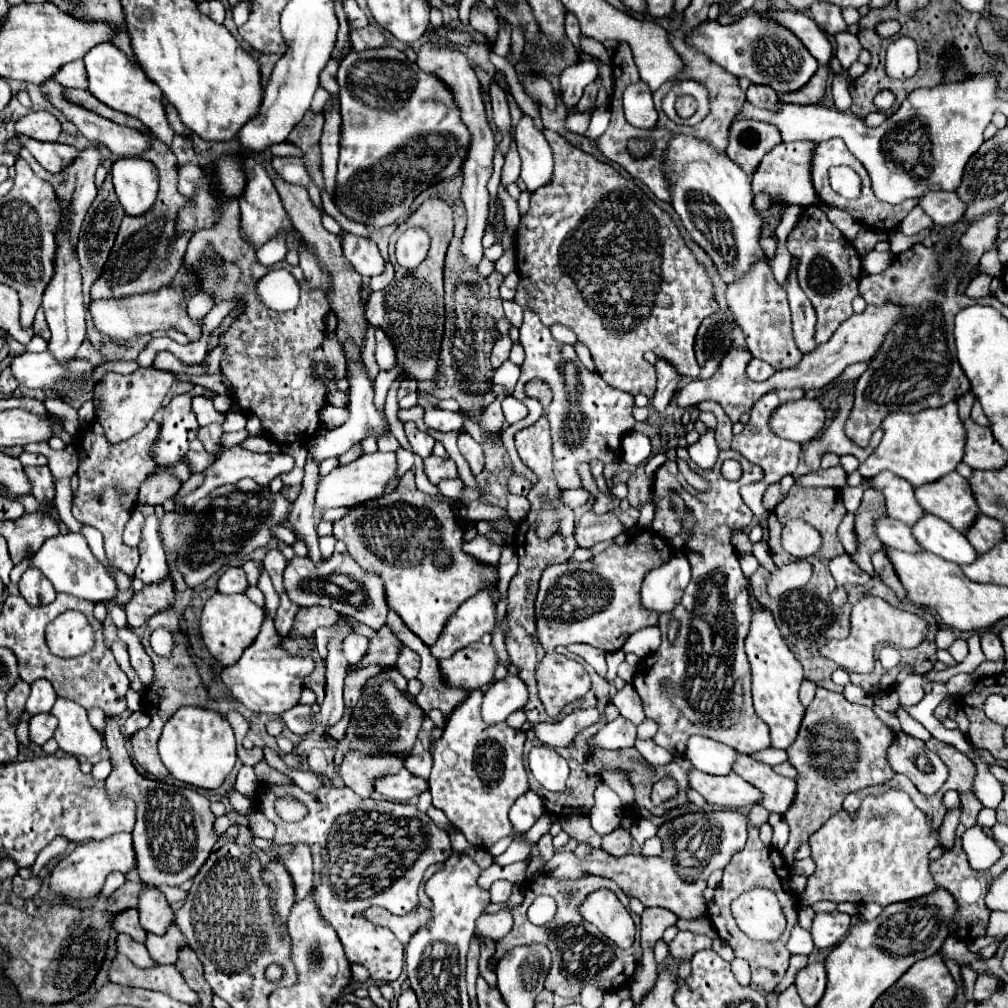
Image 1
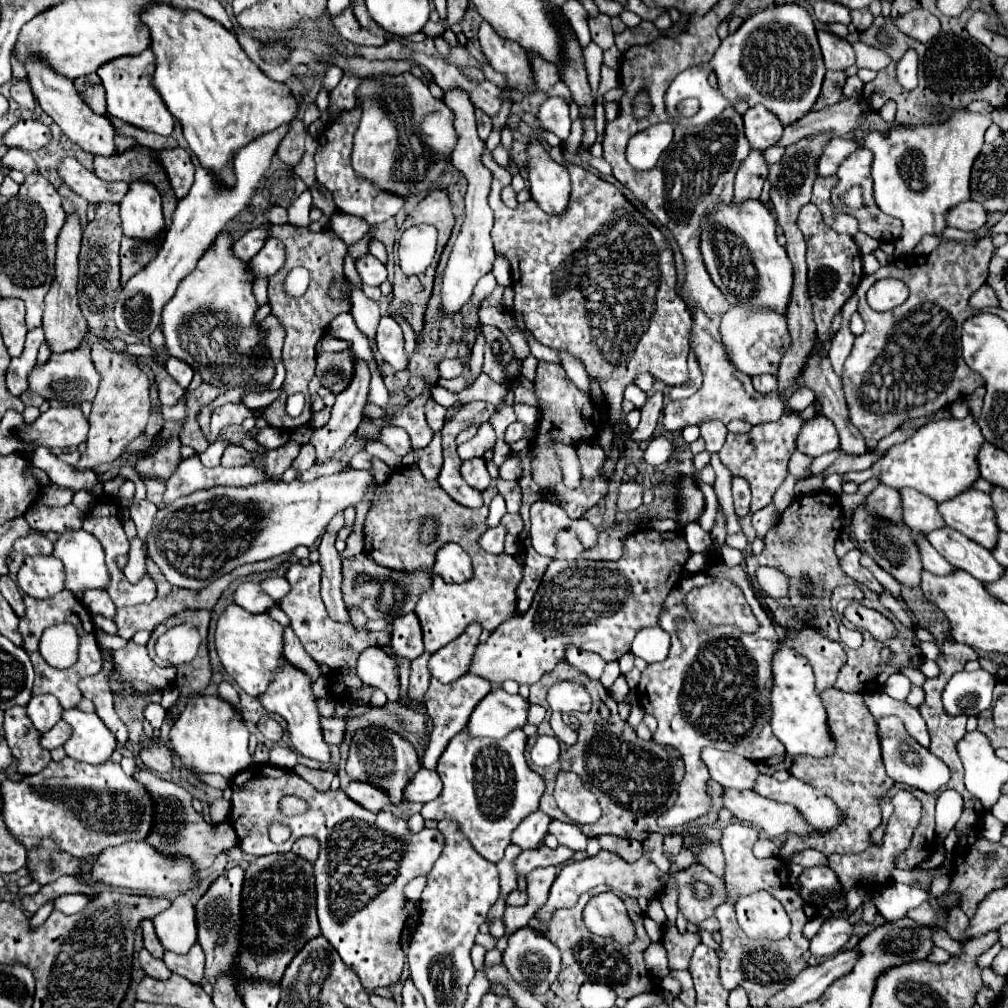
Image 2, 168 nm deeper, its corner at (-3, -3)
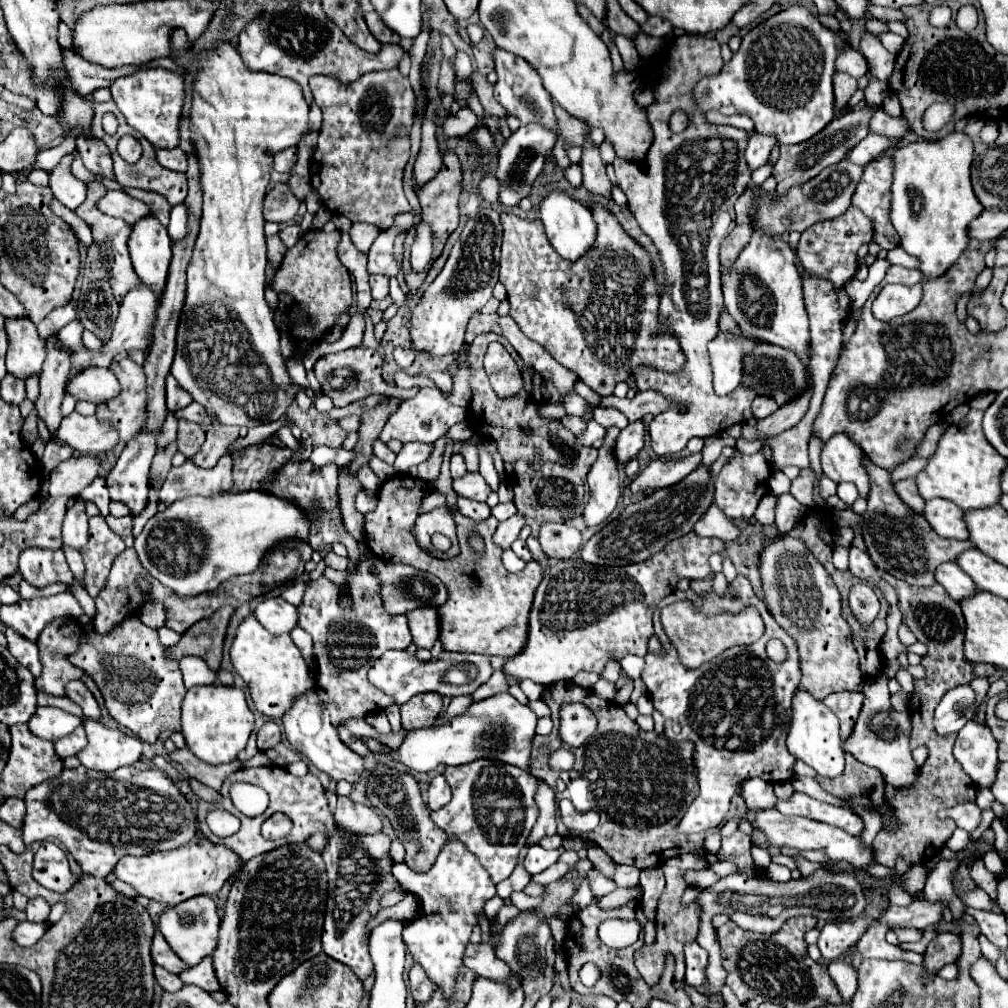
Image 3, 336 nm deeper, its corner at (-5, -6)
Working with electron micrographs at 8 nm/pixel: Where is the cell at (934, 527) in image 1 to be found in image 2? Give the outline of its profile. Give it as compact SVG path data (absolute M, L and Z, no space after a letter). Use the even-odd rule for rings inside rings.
M945 527L927 533L929 543L957 569L967 571L983 583L993 583L1003 577L1005 567L1001 567L989 549L979 547L979 543L967 539L963 533Z

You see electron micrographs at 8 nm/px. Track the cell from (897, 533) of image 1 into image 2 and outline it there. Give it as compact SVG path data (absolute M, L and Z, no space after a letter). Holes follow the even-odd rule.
M919 537L919 551L921 551L921 559L923 559L923 567L935 575L949 575L953 573L955 569L951 567L951 563L947 559L943 559L943 555L939 555L931 543L923 537Z

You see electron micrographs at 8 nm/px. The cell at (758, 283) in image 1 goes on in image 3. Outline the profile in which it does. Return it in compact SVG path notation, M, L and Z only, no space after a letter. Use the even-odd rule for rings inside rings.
M717 334L709 342L709 356L713 368L713 386L719 396L733 392L743 378L743 358L763 342L743 334Z

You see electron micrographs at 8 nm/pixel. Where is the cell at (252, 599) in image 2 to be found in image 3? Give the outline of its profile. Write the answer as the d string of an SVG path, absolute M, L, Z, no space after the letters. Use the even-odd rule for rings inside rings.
M265 598L257 604L253 616L271 634L285 634L297 624L297 608L283 598Z

